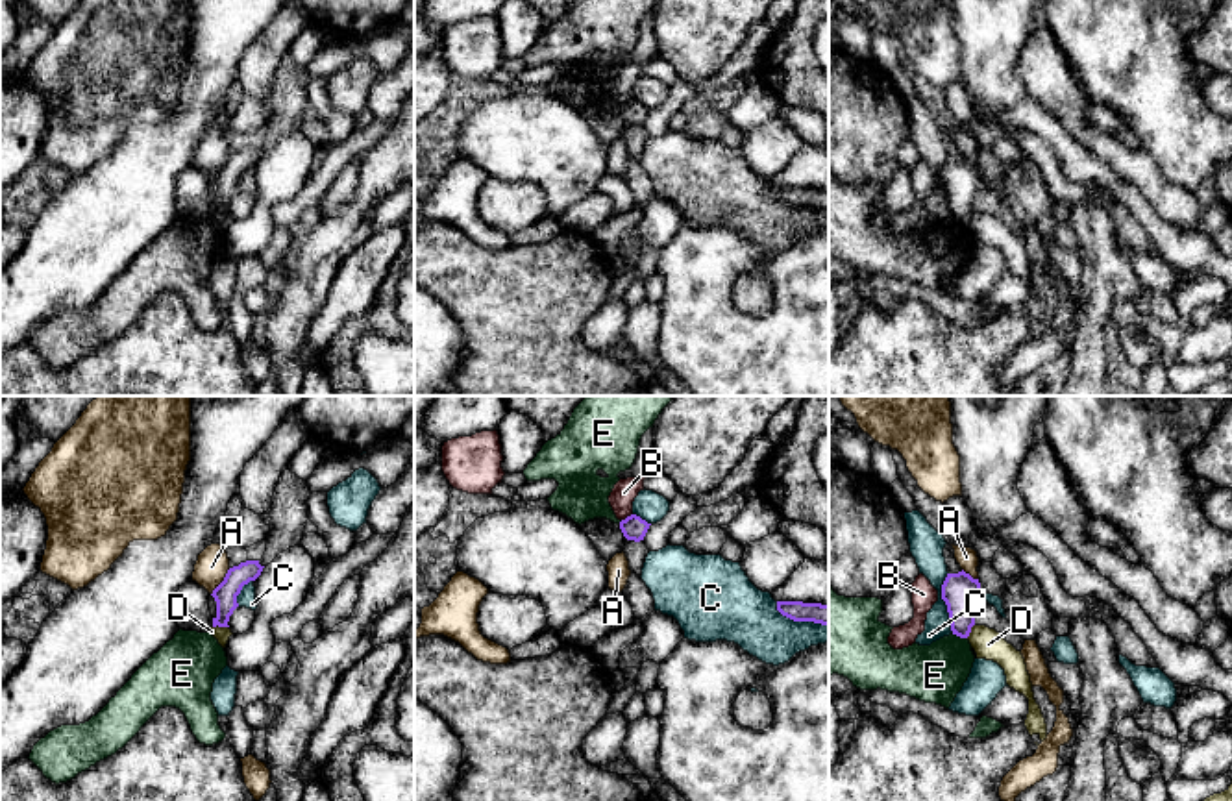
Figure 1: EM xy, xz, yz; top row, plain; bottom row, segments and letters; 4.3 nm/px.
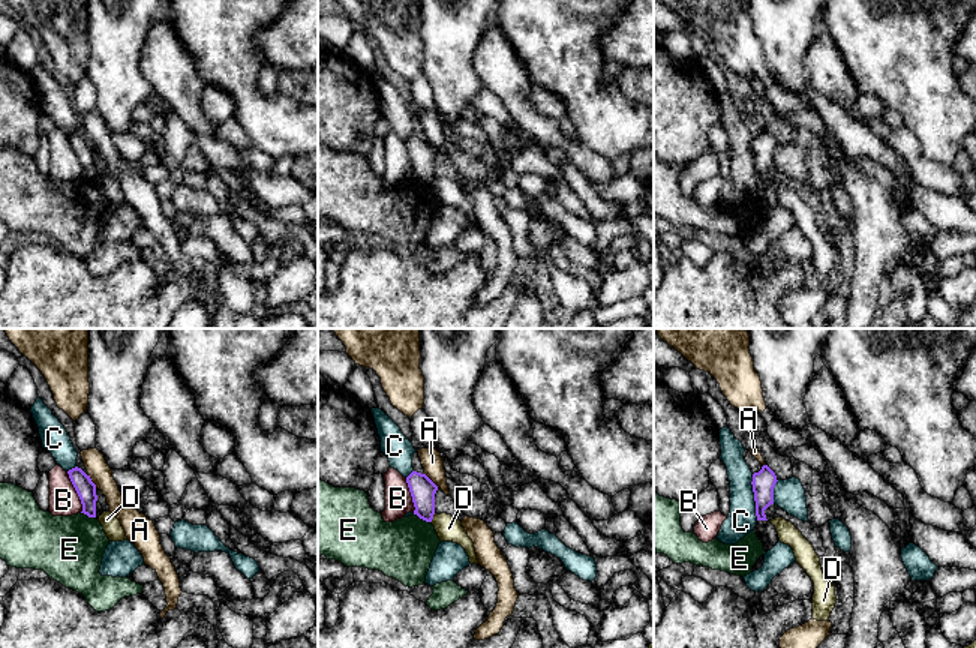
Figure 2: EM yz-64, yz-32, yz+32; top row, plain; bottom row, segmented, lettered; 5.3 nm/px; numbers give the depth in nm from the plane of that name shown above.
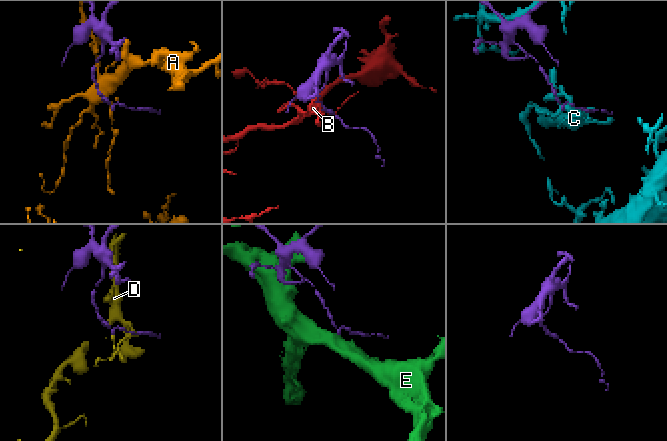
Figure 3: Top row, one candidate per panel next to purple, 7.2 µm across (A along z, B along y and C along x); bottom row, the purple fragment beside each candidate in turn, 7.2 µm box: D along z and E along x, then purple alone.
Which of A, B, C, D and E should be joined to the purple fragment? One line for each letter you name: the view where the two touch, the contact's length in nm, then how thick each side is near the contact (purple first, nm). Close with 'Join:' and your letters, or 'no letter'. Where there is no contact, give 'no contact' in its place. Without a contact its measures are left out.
Join: no letter

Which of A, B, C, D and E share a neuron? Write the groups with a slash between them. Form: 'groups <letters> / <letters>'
groups A / B / C / D / E

